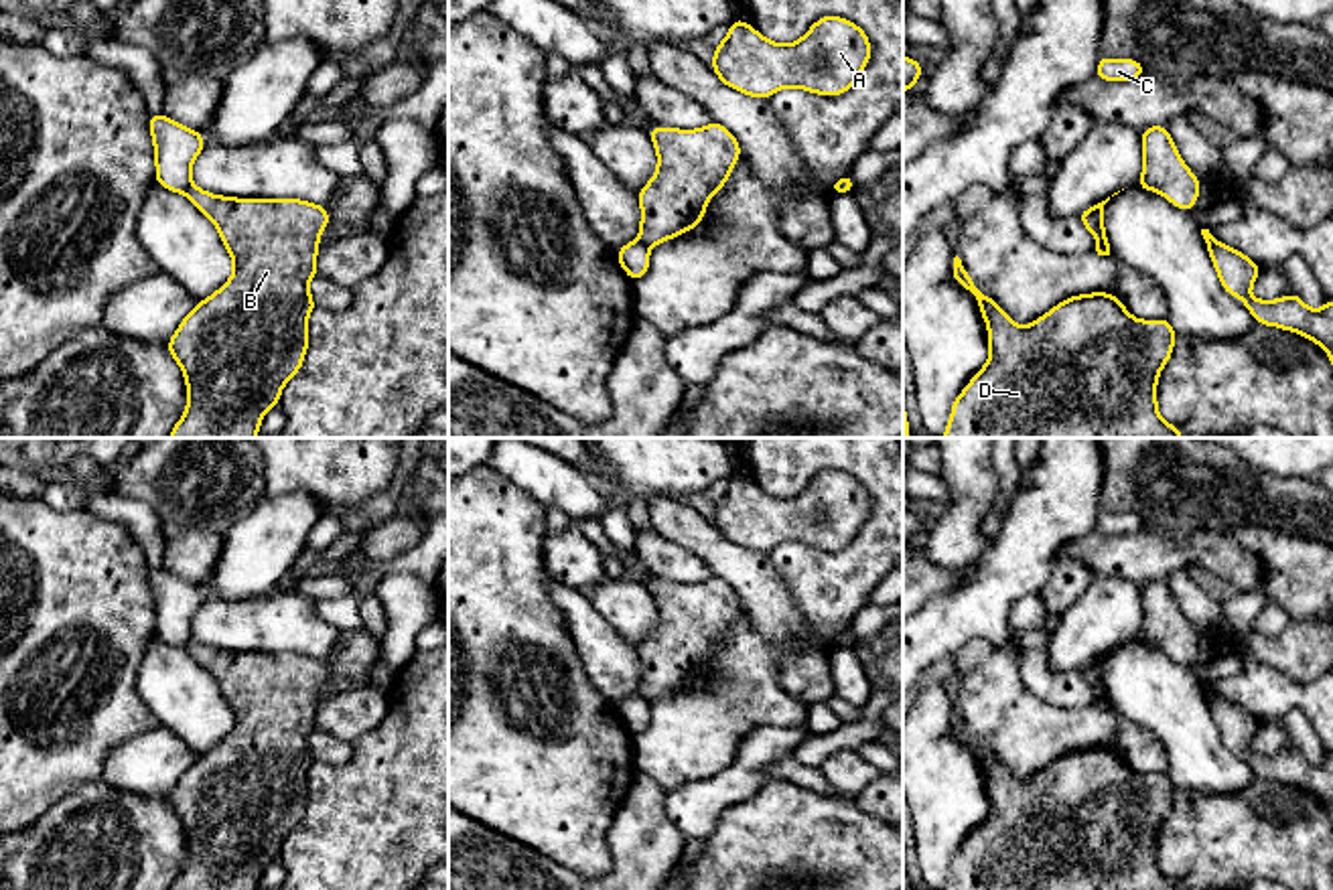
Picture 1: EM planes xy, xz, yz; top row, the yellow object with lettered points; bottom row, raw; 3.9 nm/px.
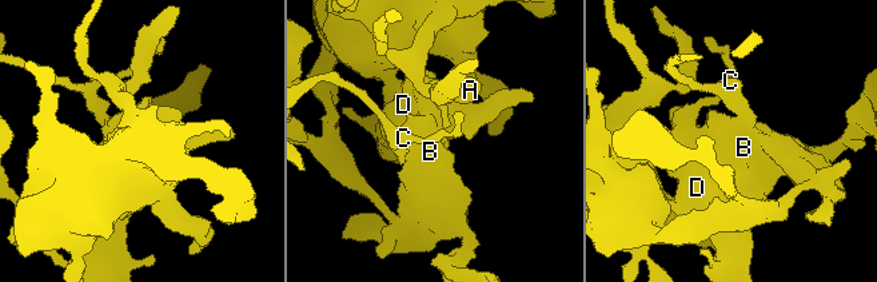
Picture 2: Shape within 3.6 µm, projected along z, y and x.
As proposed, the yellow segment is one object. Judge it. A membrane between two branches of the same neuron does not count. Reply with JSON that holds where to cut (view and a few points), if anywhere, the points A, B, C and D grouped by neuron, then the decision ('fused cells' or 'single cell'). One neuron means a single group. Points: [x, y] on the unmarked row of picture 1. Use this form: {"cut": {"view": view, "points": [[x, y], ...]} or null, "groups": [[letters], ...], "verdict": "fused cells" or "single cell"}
{"cut": {"view": "xy", "points": [[191, 637], [185, 647]]}, "groups": [["A", "B", "D"], ["C"]], "verdict": "fused cells"}

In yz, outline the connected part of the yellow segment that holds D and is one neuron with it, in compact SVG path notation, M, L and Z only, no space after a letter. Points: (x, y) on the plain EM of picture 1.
M954 712L954 734L972 746L988 781L990 809L952 860L948 884L941 890L1183 890L1179 882L1159 870L1156 835L1175 799L1169 772L1140 774L1106 746L1071 750L1045 770L1019 781L966 728L962 714Z

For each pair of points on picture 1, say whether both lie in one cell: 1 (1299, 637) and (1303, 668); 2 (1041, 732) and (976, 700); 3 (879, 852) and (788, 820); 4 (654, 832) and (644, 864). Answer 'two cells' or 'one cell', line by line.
1: one cell
2: one cell
3: one cell
4: one cell

